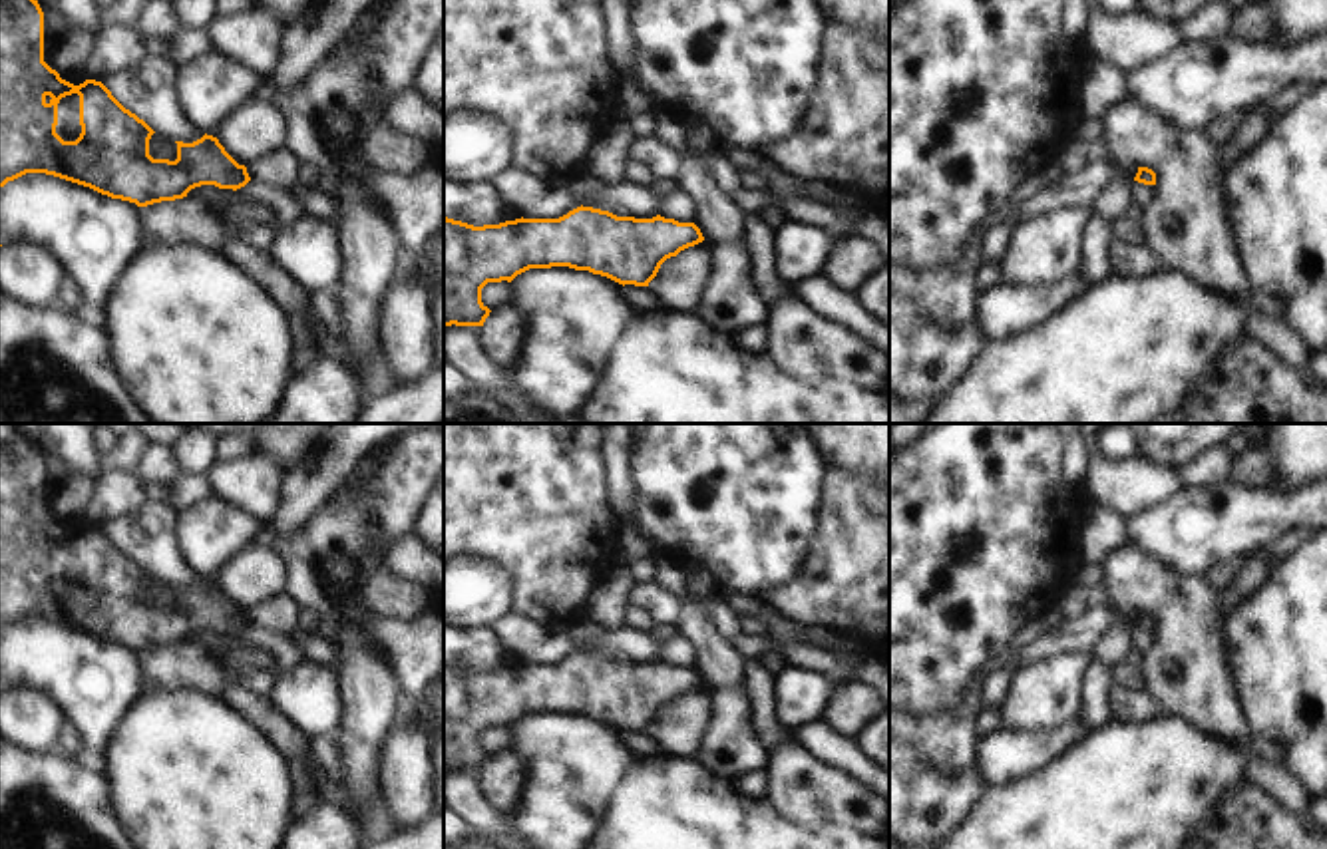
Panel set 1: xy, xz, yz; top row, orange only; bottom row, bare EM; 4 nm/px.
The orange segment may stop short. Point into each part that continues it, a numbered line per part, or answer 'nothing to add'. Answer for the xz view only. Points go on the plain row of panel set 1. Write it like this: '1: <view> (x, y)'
nothing to add

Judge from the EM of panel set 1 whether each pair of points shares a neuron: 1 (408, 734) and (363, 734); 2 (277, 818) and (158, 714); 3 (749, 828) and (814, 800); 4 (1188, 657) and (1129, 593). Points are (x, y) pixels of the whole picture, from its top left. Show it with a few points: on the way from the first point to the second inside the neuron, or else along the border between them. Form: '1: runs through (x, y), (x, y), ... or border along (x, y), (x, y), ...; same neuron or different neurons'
1: border along (408, 708), (390, 734), (382, 780); different neurons
2: runs through (247, 804), (188, 744); same neuron
3: border along (764, 798), (782, 816), (804, 828); different neurons
4: runs through (1188, 637), (1148, 597); same neuron

